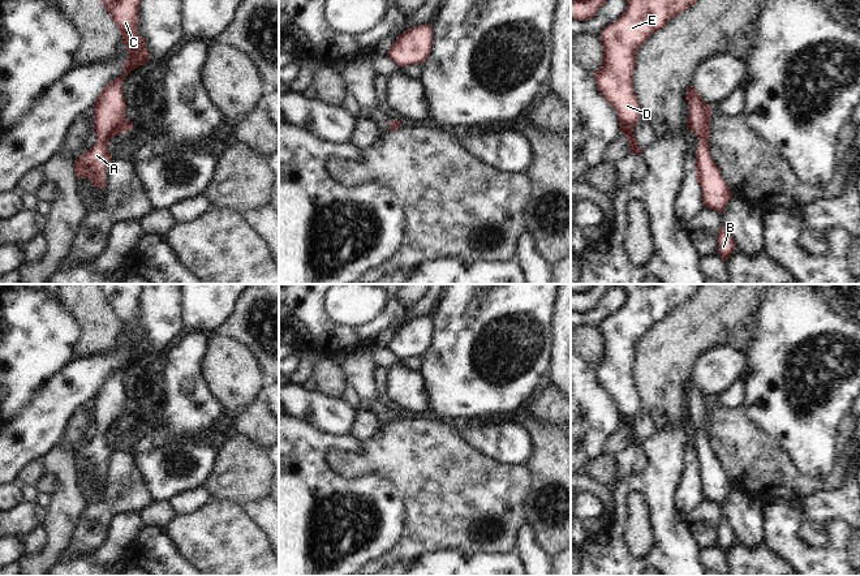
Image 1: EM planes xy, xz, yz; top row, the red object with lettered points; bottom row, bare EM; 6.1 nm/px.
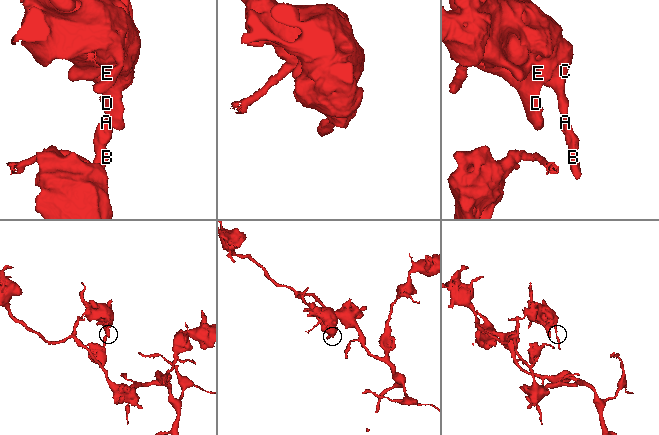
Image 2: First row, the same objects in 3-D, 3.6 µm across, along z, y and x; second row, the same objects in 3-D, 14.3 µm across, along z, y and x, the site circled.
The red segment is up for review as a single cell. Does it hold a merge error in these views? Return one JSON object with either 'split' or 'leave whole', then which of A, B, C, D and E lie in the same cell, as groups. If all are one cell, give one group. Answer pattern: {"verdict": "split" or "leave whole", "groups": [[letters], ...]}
{"verdict": "leave whole", "groups": [["A", "B", "C", "D", "E"]]}

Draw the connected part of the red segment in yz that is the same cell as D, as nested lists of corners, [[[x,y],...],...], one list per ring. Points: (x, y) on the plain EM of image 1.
[[[593,284],[585,291],[571,291],[571,311],[593,310],[614,285],[619,285],[627,293],[627,300],[599,327],[603,352],[593,367],[598,383],[618,407],[620,425],[625,427],[631,446],[637,447],[644,442],[633,426],[637,413],[642,409],[633,382],[636,344],[652,326],[695,297],[702,284]]]

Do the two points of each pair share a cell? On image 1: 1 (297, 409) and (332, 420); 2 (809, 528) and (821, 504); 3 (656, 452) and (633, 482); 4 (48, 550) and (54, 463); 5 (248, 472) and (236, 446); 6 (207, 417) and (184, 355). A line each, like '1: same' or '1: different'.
1: same
2: different
3: same
4: same
5: same
6: same

